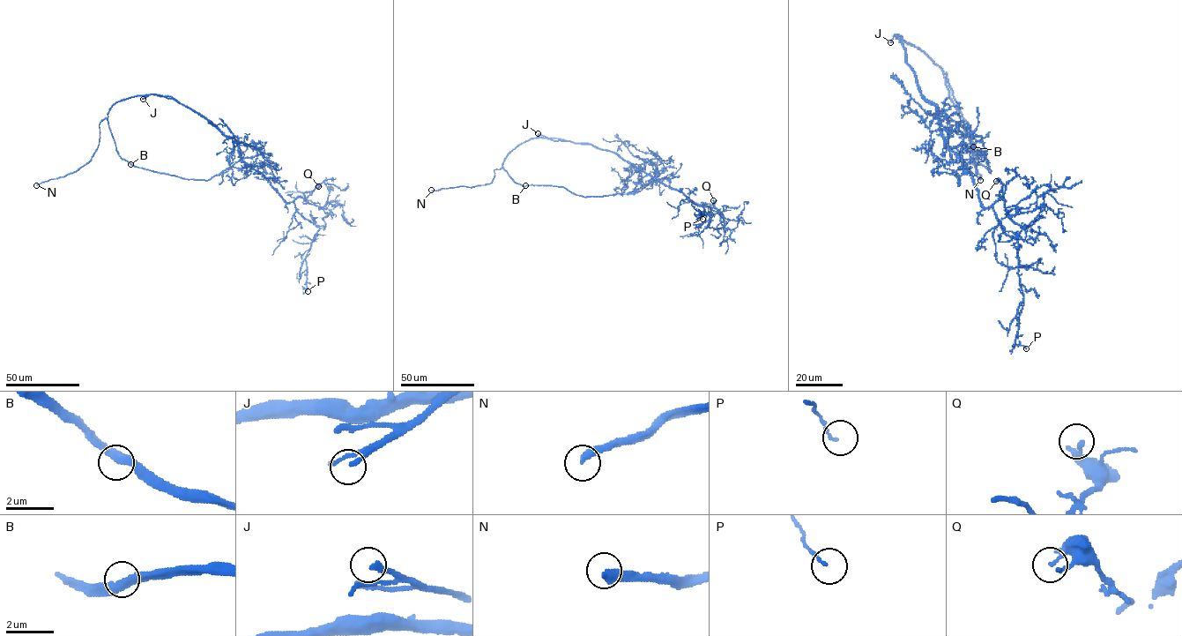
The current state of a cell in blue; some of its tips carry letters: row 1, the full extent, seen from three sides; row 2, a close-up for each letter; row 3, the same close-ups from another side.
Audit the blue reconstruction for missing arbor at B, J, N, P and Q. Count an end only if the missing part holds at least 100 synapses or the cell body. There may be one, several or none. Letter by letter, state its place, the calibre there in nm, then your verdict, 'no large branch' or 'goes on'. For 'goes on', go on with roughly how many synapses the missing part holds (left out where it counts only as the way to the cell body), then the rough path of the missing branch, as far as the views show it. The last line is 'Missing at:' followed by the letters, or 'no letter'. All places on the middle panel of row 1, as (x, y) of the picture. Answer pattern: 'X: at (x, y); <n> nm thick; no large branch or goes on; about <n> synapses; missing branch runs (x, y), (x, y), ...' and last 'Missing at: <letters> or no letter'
B: at (525, 185); 340 nm thick; no large branch
J: at (538, 133); 200 nm thick; goes on; missing branch runs (538, 133), (524, 135), (517, 130), (510, 107), (501, 100), (503, 98)
N: at (431, 190); 360 nm thick; goes on; about 250 synapses
P: at (702, 219); 110 nm thick; no large branch
Q: at (713, 200); 200 nm thick; no large branch
Missing at: J, N

